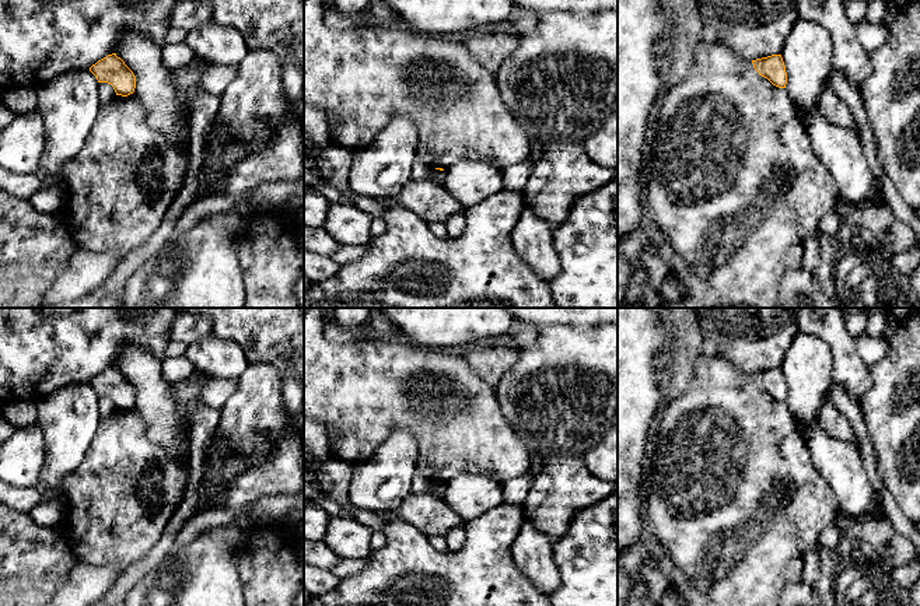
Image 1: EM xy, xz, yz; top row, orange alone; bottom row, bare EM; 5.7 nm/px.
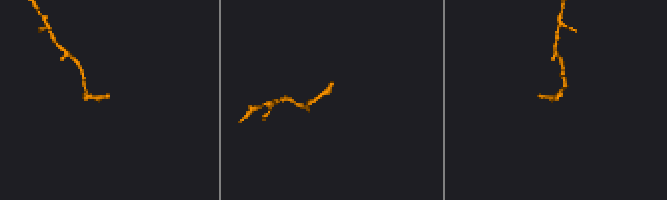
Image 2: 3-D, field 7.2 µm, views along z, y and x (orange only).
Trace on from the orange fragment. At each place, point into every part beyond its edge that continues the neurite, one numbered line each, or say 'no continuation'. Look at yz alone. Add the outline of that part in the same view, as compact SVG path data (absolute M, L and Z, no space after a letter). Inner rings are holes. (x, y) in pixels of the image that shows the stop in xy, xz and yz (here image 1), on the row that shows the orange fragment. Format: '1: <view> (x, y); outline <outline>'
no continuation

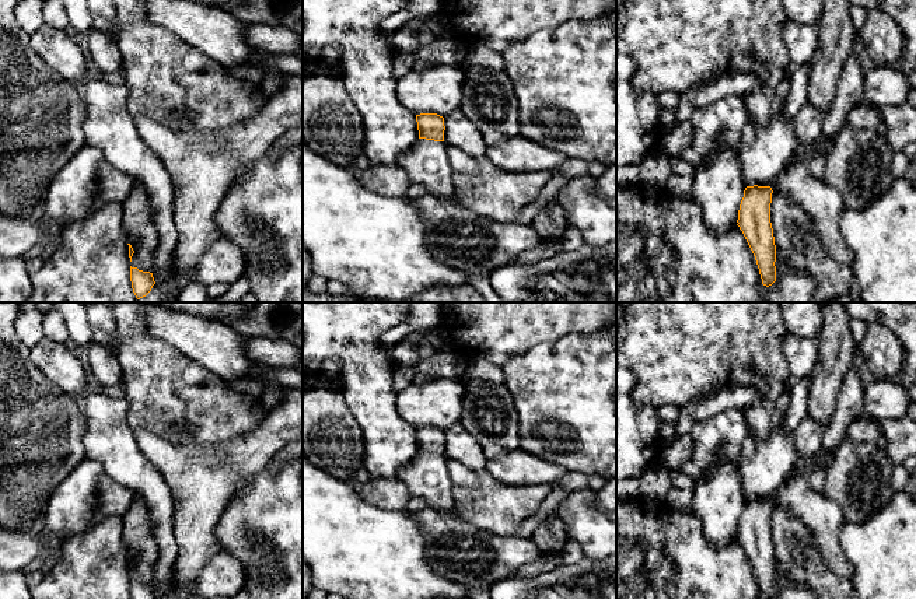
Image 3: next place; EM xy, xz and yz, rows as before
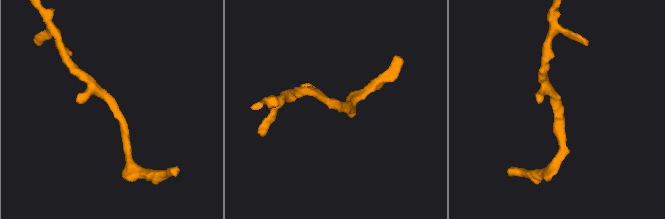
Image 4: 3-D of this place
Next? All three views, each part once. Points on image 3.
no continuation

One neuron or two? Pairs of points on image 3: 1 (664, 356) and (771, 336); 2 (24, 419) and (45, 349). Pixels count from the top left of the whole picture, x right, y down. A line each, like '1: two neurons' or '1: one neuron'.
1: one neuron
2: two neurons

